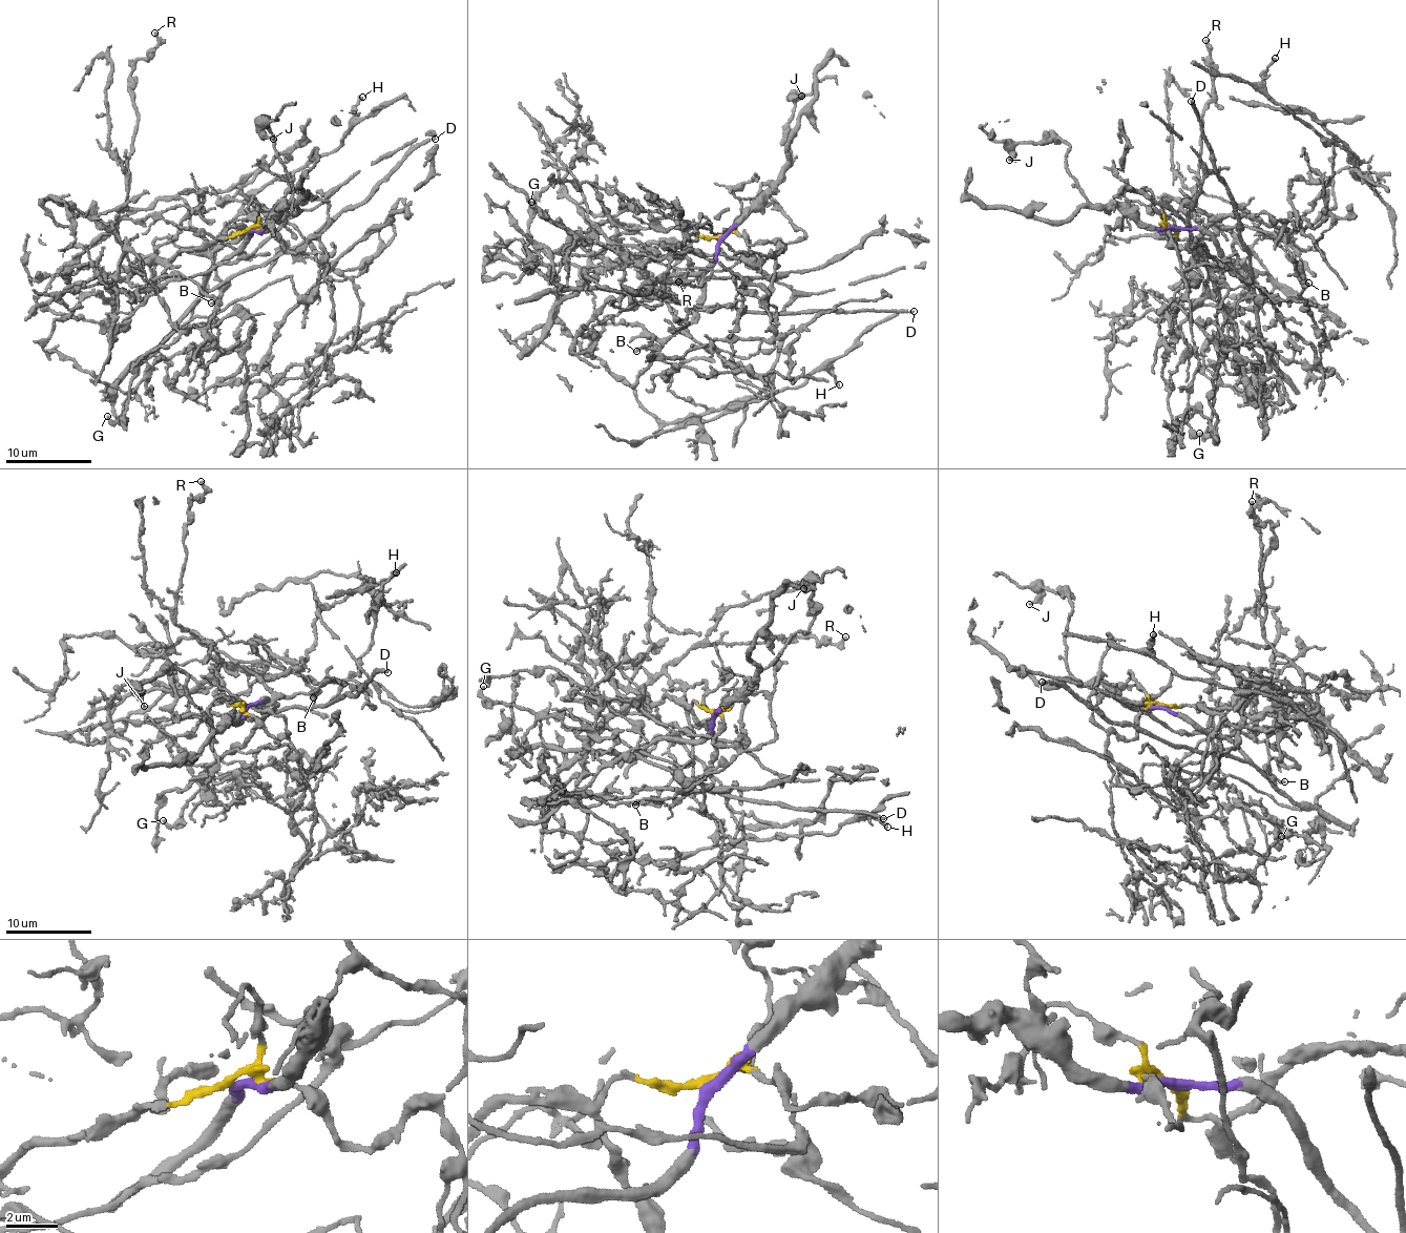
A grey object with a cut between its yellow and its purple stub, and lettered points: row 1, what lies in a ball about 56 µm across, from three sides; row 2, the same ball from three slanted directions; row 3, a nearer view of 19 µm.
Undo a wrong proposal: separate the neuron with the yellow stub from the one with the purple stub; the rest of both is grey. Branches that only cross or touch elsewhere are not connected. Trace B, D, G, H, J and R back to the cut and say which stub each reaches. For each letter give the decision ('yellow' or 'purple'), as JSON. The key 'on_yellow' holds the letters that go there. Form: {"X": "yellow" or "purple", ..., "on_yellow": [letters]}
{"B": "yellow", "D": "purple", "G": "yellow", "H": "yellow", "J": "purple", "R": "yellow", "on_yellow": ["B", "G", "H", "R"]}

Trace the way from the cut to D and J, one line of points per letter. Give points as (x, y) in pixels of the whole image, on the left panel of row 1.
D: (250, 231), (212, 267), (205, 291), (301, 246), (436, 138)
J: (250, 231), (266, 228), (292, 197), (274, 134), (261, 123), (273, 139)

